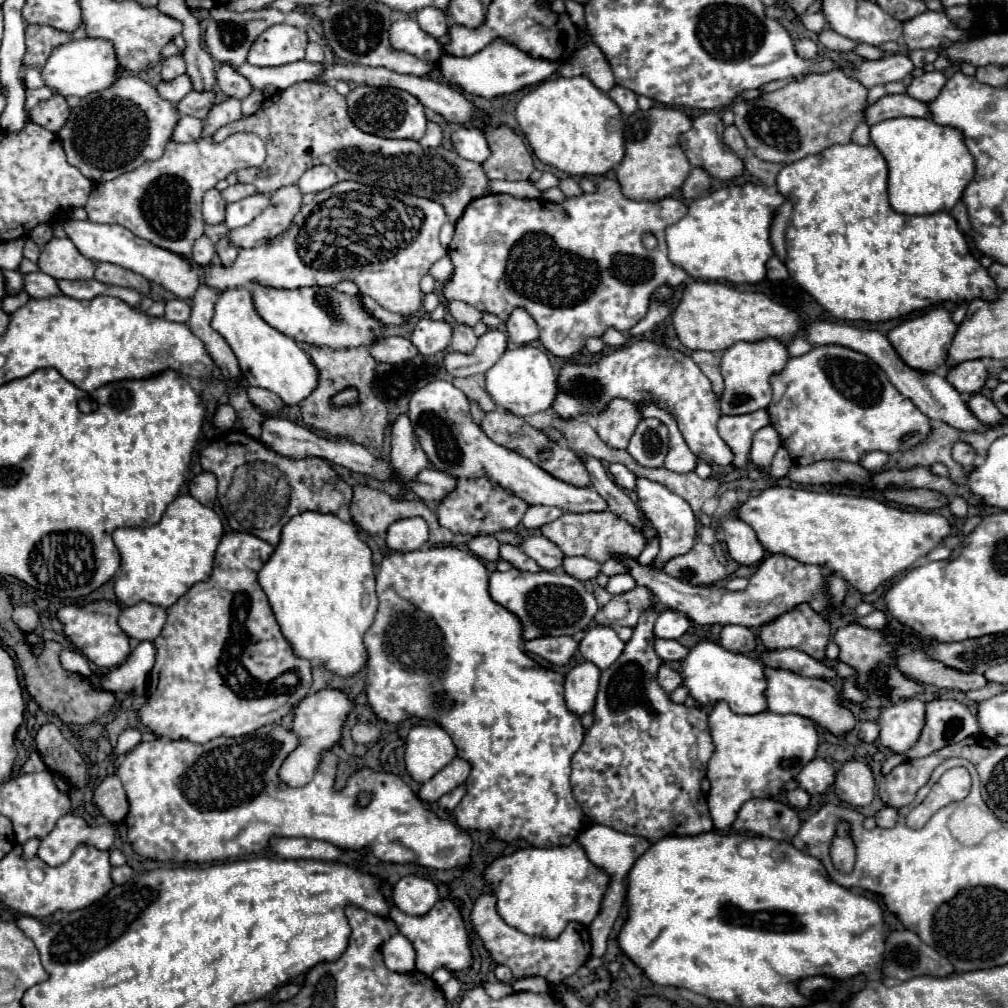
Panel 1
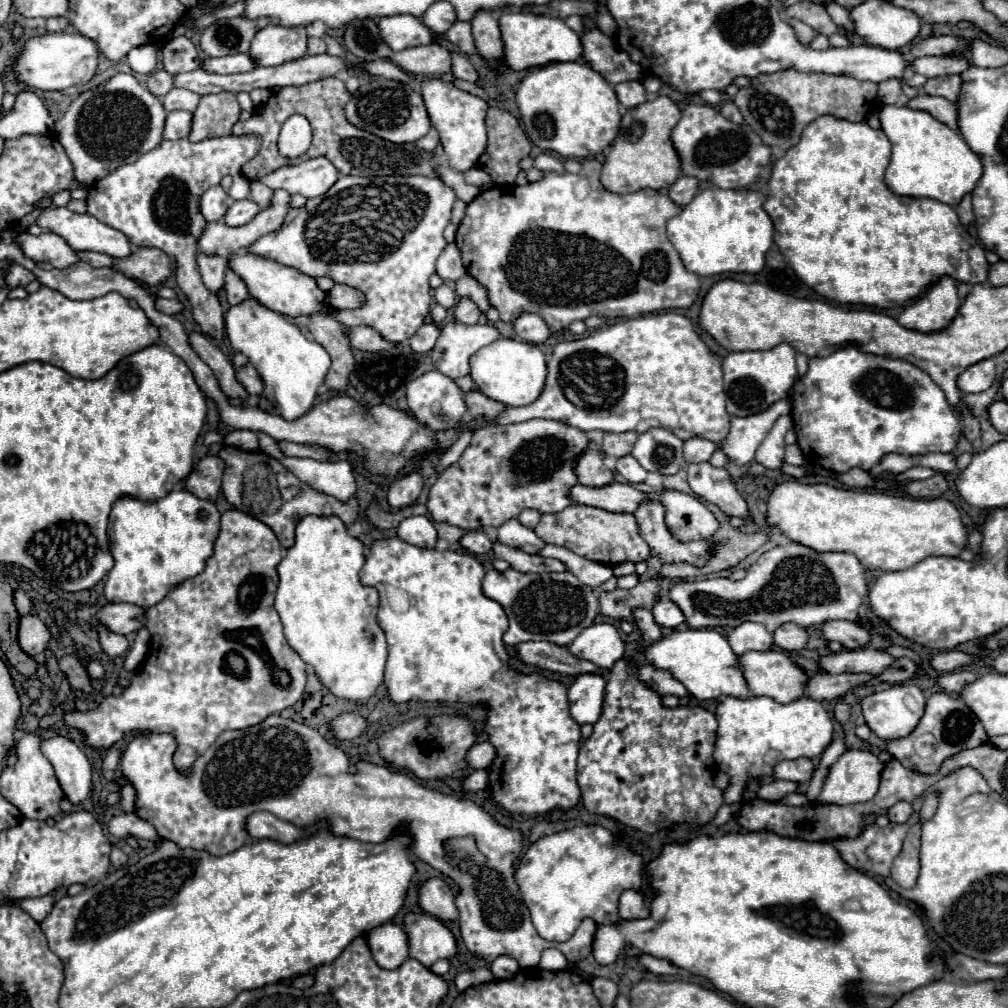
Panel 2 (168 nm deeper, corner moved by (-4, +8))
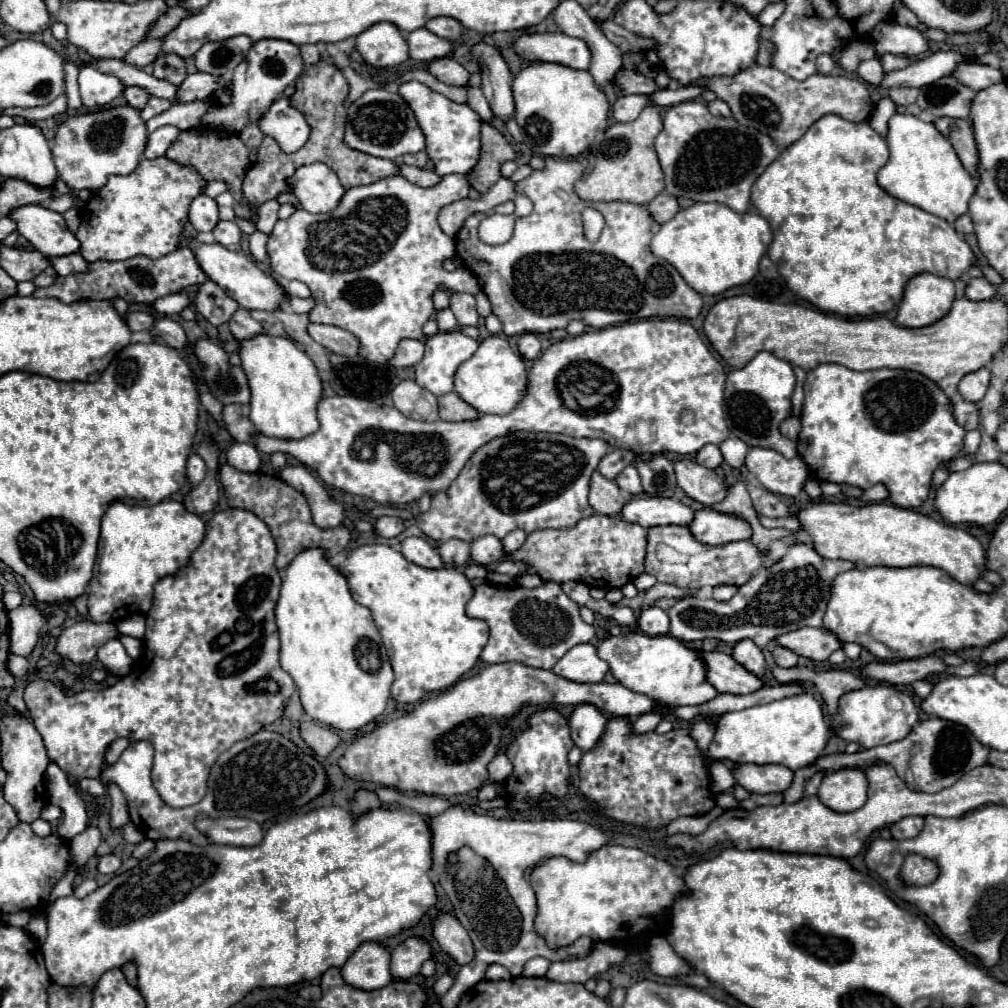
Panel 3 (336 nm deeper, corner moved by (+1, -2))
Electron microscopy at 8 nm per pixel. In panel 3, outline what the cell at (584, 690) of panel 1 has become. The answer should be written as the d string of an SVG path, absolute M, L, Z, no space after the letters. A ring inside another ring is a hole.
M577 704L569 716L569 730L575 746L583 752L591 750L605 730L607 718L593 704Z

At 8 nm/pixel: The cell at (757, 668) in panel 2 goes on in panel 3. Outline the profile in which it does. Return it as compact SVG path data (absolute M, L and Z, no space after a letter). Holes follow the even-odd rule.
M705 652L705 660L707 660L707 680L719 690L719 692L729 692L729 694L751 694L763 688L763 680L759 676L755 676L753 672L749 672L745 666L741 666L739 662L735 662L731 656L723 654L723 652Z

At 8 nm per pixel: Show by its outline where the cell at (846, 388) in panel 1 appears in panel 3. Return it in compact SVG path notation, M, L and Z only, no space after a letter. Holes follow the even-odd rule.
M819 364L807 372L803 384L805 402L797 452L819 480L851 484L863 490L877 482L887 484L891 502L901 508L917 508L929 496L933 472L941 462L961 454L965 430L953 420L949 398L929 378L909 370L869 370L855 372L841 364Z

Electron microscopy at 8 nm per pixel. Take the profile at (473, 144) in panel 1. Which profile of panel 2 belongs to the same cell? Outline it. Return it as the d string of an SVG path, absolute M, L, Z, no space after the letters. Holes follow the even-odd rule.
M426 78L422 80L420 86L422 86L422 98L426 104L430 122L440 134L440 142L442 142L444 154L448 156L450 166L458 172L470 170L486 148L484 118L486 118L488 104L482 98L462 92L452 82L444 82L440 78Z

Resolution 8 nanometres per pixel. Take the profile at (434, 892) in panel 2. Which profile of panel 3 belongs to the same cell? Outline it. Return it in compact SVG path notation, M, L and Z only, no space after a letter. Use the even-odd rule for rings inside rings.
M439 912L433 922L433 936L439 942L441 950L449 954L453 960L457 960L461 966L467 964L475 950L471 944L471 938L467 930L461 926L461 922L449 914L449 912Z

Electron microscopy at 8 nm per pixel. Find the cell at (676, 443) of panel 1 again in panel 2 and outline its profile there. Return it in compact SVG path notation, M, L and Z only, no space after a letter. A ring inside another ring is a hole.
M692 438L684 442L684 458L686 462L706 462L710 460L710 456L718 450L718 444L714 444L712 440L704 440L704 438Z

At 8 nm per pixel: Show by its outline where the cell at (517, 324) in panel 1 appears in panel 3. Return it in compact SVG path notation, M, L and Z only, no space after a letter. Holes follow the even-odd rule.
M531 332L521 334L517 346L519 346L519 352L521 352L521 356L523 356L525 360L537 360L537 356L541 354L541 342L539 342L539 338L537 338L535 334L531 334Z

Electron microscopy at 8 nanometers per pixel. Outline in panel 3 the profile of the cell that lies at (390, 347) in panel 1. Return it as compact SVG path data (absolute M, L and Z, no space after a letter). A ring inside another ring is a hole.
M309 324L309 334L315 342L325 346L327 350L341 354L341 356L357 356L359 354L359 340L337 326L325 326L325 324Z

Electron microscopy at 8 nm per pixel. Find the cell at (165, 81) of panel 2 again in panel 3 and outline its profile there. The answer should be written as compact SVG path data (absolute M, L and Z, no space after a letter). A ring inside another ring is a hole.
M127 86L125 88L125 100L127 100L127 104L135 106L137 110L143 110L143 106L149 102L149 98L151 98L151 94L147 90L139 88L139 86Z

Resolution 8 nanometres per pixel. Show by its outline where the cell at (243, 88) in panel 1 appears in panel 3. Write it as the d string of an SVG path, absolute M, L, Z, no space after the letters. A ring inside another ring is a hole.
M277 98L267 114L263 114L257 120L259 128L263 134L271 136L277 140L279 148L285 154L297 152L307 140L309 140L309 124L305 122L303 114L299 114L299 110L295 110L289 104L289 98Z

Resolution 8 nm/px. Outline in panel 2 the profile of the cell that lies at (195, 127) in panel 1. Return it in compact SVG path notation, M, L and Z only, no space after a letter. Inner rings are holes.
M184 110L170 112L166 116L166 126L164 126L164 140L178 140L186 138L192 130L192 114Z

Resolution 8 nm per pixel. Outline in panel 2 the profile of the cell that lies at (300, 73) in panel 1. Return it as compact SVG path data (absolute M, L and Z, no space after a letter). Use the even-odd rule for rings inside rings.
M234 54L234 56L222 56L222 58L206 58L202 62L202 70L212 74L238 74L238 72L250 72L254 68L254 62L248 54Z

